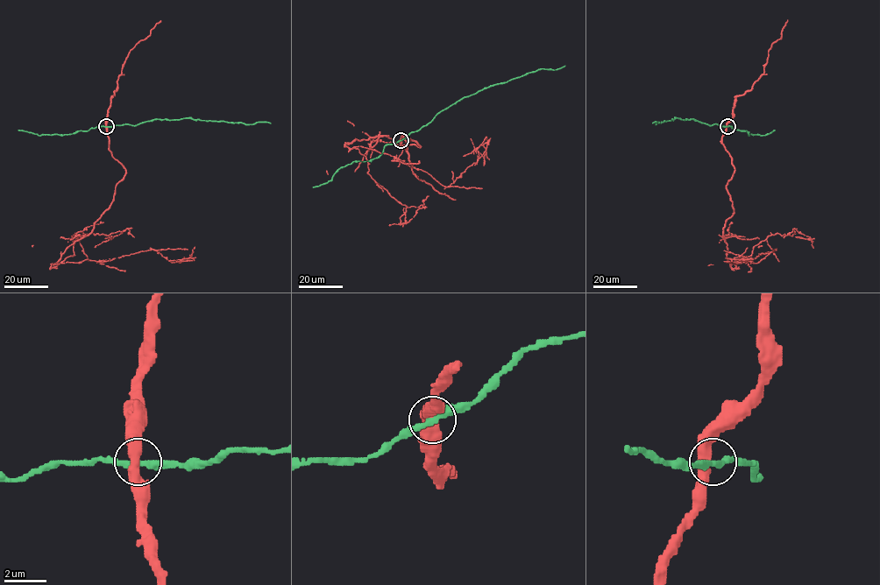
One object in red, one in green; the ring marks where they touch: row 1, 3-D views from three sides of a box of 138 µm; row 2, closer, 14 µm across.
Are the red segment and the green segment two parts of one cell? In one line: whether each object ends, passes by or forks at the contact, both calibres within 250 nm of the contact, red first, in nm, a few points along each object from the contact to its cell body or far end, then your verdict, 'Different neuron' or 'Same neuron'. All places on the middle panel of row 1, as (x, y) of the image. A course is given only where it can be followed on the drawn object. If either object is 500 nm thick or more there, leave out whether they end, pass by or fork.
At the ring red passes by. At the ring green passes by. Thickness 440 nm (red) against 320 nm. Course of red: (400, 139), (420, 146), (386, 136), (344, 144), (393, 156), (448, 186), (484, 159), (487, 137). Course of green: (400, 140), (464, 97), (542, 68), (557, 69), (565, 65). Different neuron

